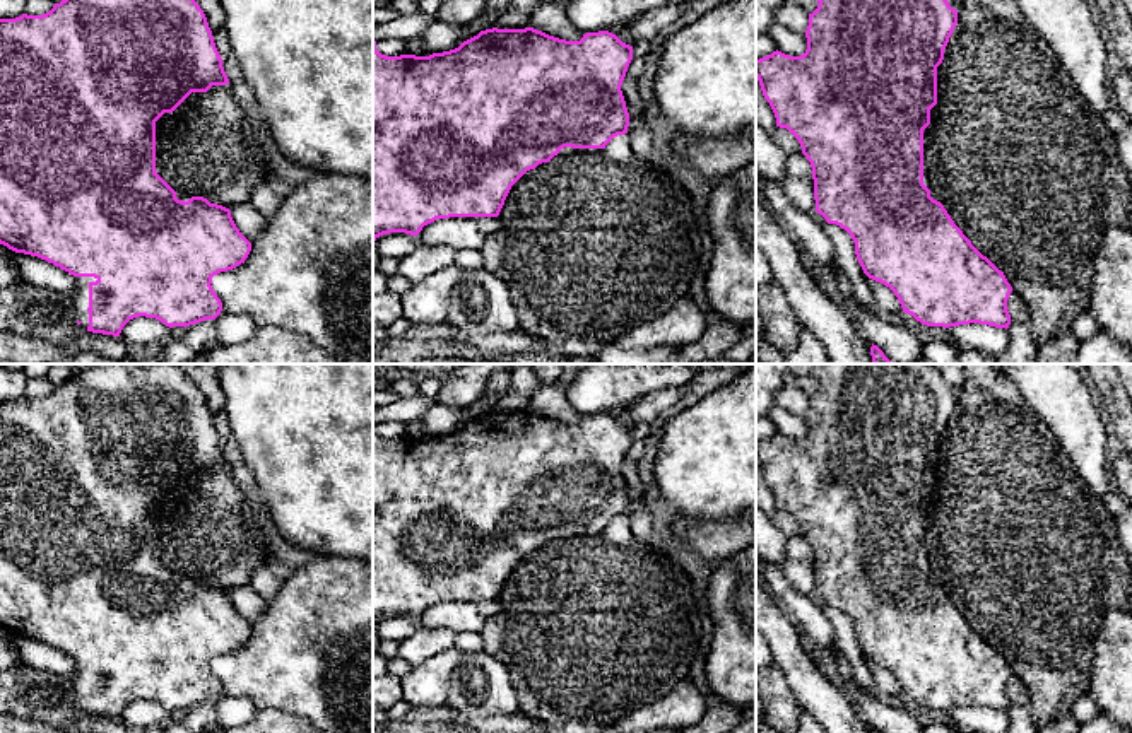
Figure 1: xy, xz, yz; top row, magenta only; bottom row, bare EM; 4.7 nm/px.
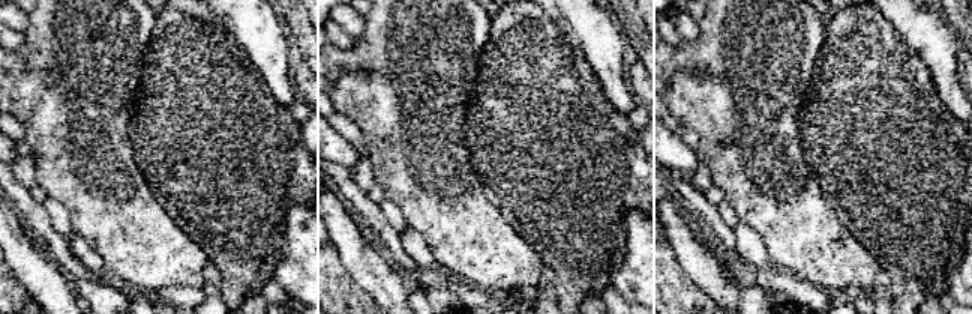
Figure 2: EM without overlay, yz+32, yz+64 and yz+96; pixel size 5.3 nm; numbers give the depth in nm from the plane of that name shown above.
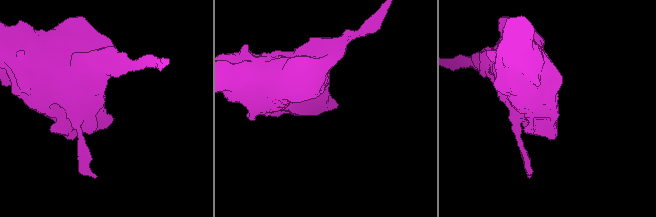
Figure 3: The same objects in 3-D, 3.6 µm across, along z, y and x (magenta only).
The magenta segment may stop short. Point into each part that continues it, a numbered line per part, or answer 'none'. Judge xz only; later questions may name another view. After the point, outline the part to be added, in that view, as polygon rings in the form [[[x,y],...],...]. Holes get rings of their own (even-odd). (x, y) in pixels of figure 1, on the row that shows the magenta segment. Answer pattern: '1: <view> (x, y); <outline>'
none

